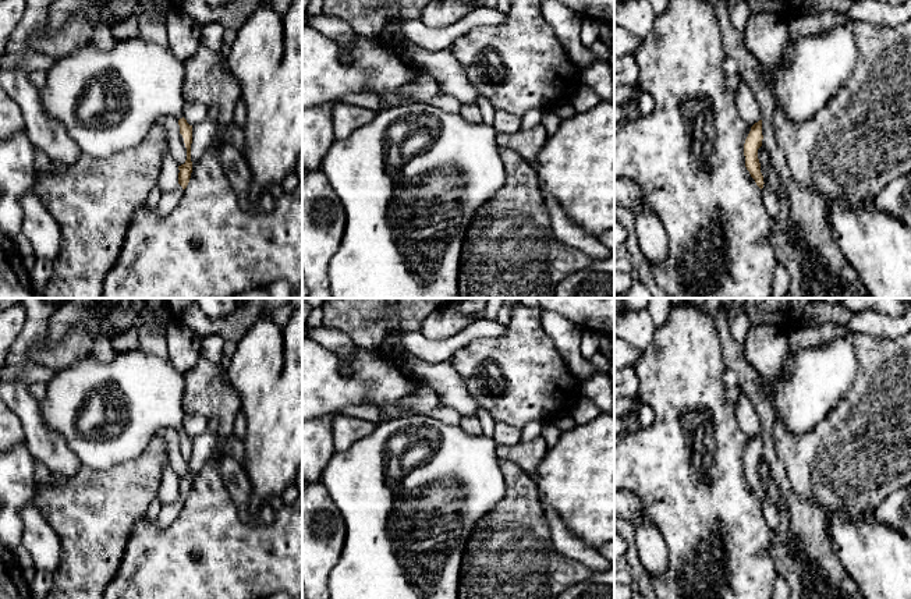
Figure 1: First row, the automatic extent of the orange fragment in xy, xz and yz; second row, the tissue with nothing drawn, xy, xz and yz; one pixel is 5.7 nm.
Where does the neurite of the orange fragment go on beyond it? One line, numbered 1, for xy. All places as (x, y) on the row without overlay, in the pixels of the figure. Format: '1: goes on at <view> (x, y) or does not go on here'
1: goes on at xy (107, 413)

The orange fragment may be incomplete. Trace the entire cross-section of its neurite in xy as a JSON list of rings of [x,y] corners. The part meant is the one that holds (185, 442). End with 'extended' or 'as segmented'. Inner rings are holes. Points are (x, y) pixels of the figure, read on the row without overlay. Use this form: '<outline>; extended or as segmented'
[[[141,348],[116,352],[109,362],[86,357],[56,372],[46,384],[40,414],[50,430],[67,442],[82,467],[92,469],[109,469],[138,458],[162,428],[173,429],[187,460],[187,472],[178,478],[178,496],[185,501],[192,485],[192,437],[182,428],[184,387],[184,375],[169,357],[150,355]]]; extended

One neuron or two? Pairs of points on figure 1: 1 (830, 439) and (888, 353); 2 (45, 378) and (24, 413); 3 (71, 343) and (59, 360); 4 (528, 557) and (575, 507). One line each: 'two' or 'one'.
1: one
2: two
3: one
4: two

